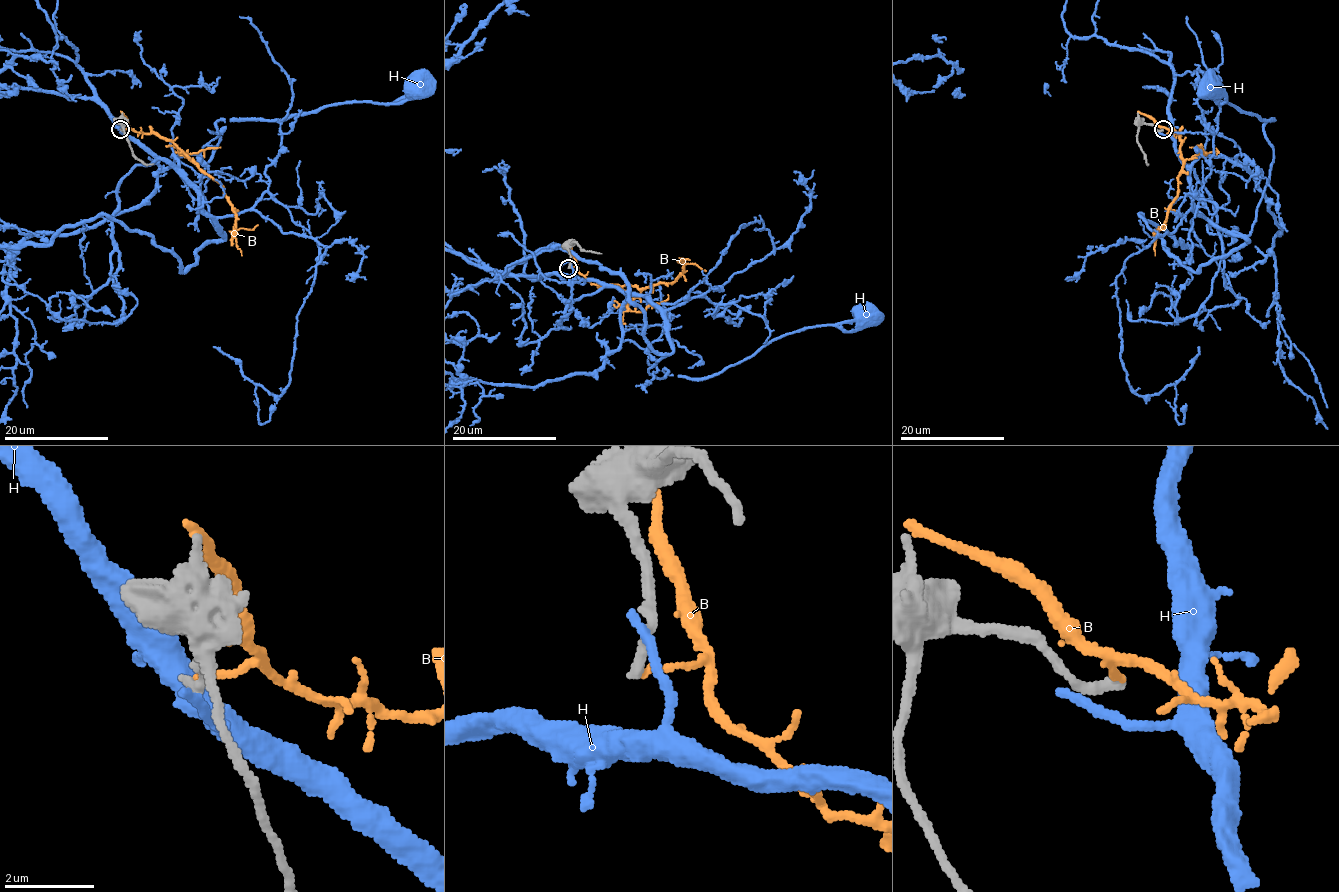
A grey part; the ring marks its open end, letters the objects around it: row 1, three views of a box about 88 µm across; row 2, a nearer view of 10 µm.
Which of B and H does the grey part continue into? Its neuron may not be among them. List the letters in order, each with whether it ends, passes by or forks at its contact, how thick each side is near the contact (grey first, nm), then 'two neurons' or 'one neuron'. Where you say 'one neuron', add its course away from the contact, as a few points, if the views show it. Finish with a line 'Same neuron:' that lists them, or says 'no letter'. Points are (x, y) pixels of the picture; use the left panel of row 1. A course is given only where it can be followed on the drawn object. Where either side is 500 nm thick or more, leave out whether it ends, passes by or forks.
B: it ends there; 240 nm thick on the grey side, 120 nm on the other; two neurons
H: it ends there; 320 nm thick on the grey side, 240 nm on the other; two neurons
Same neuron: no letter

